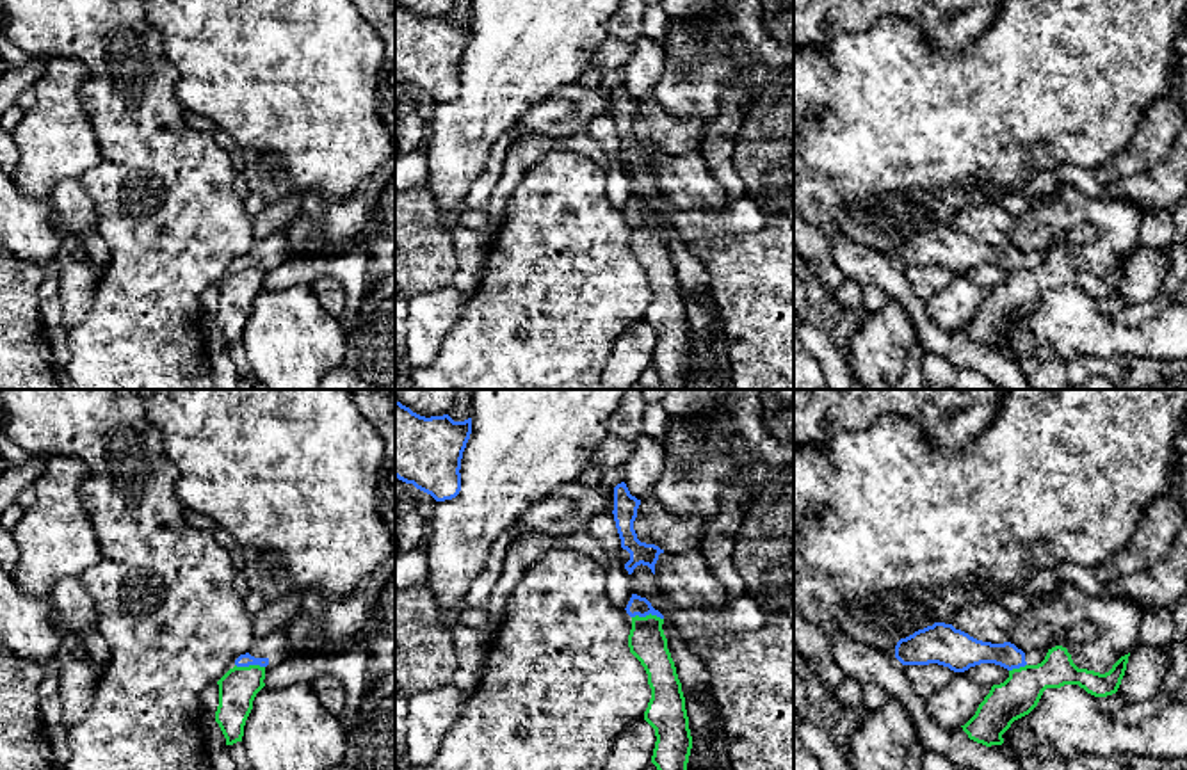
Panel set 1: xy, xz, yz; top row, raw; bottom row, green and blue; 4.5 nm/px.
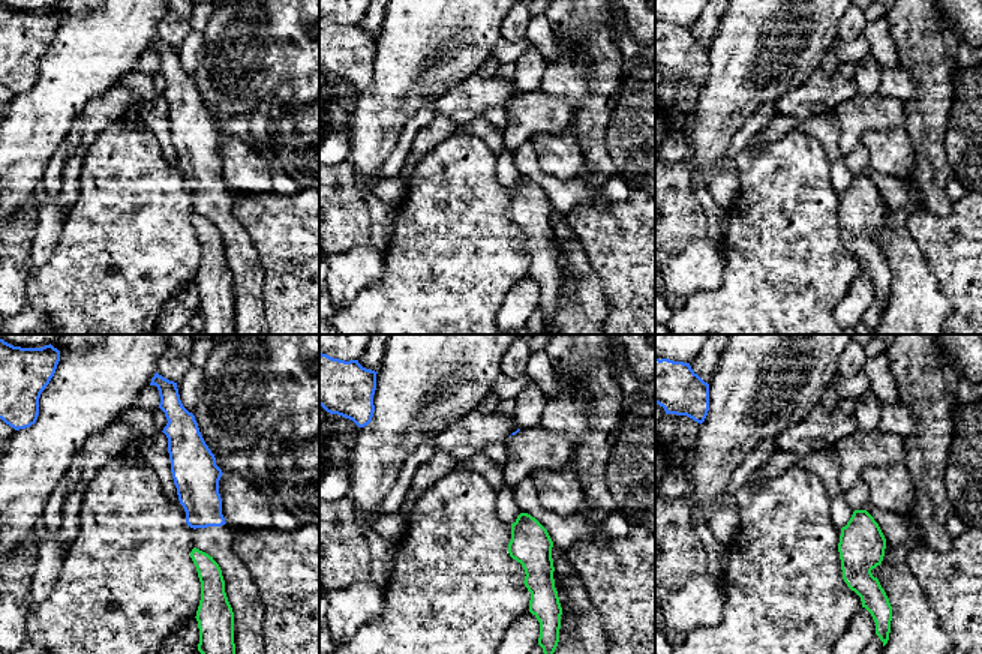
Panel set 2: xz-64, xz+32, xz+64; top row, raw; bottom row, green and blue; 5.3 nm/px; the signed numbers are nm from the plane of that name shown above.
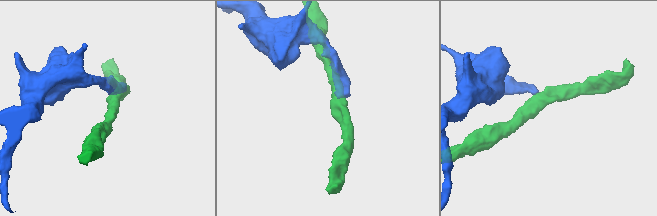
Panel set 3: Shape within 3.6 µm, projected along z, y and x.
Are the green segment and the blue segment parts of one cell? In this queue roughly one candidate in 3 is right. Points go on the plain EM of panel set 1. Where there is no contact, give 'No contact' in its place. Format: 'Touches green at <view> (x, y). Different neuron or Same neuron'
Touches green at xz (648, 217). Different neuron

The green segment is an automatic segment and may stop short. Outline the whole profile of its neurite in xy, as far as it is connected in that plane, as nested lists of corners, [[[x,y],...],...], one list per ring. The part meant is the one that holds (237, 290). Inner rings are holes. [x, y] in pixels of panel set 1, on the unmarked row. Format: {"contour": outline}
{"contour": [[[233,269],[219,283],[219,308],[215,324],[219,325],[226,347],[242,343],[246,322],[253,311],[256,295],[265,288],[265,269]]]}

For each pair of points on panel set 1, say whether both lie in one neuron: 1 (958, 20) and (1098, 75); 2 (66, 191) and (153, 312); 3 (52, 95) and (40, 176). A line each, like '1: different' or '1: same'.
1: different
2: different
3: same

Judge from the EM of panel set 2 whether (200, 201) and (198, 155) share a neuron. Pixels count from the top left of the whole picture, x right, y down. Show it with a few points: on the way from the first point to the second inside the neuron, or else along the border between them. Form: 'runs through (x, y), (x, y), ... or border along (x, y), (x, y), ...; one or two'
runs through (201, 189), (201, 167); one

